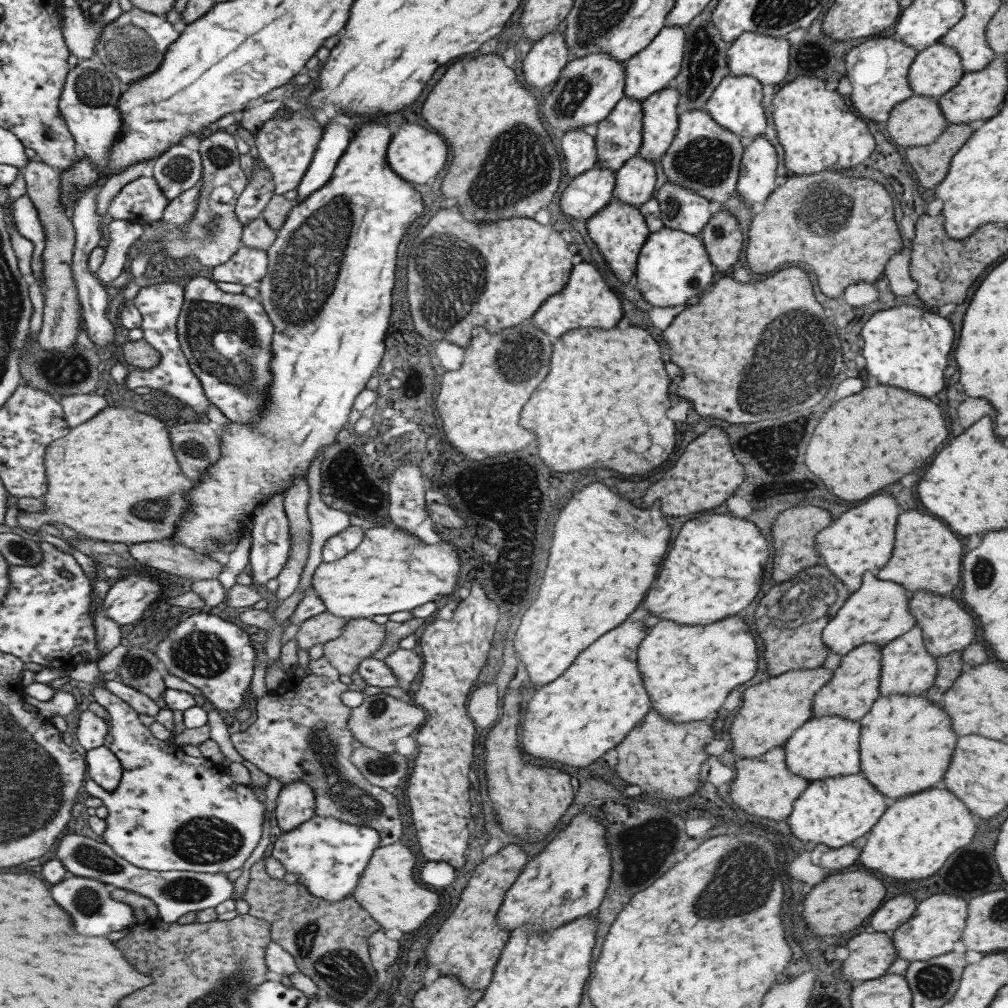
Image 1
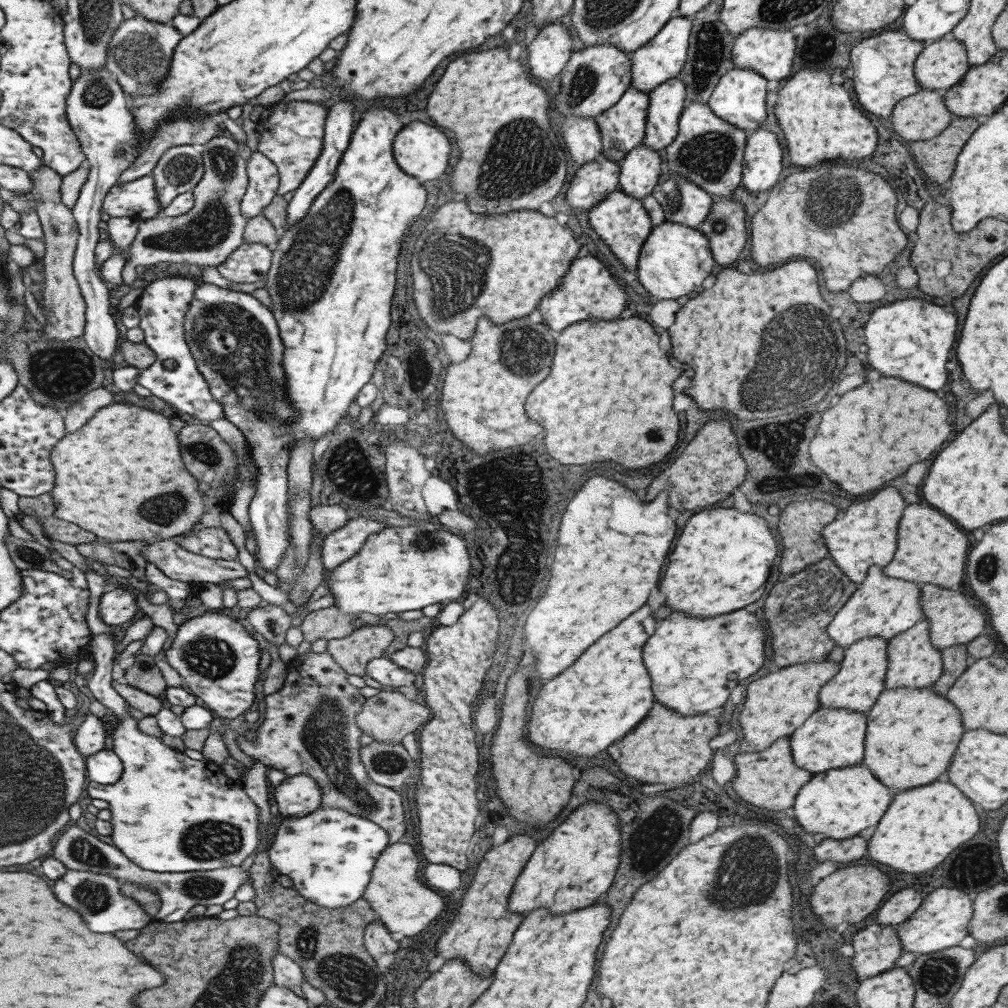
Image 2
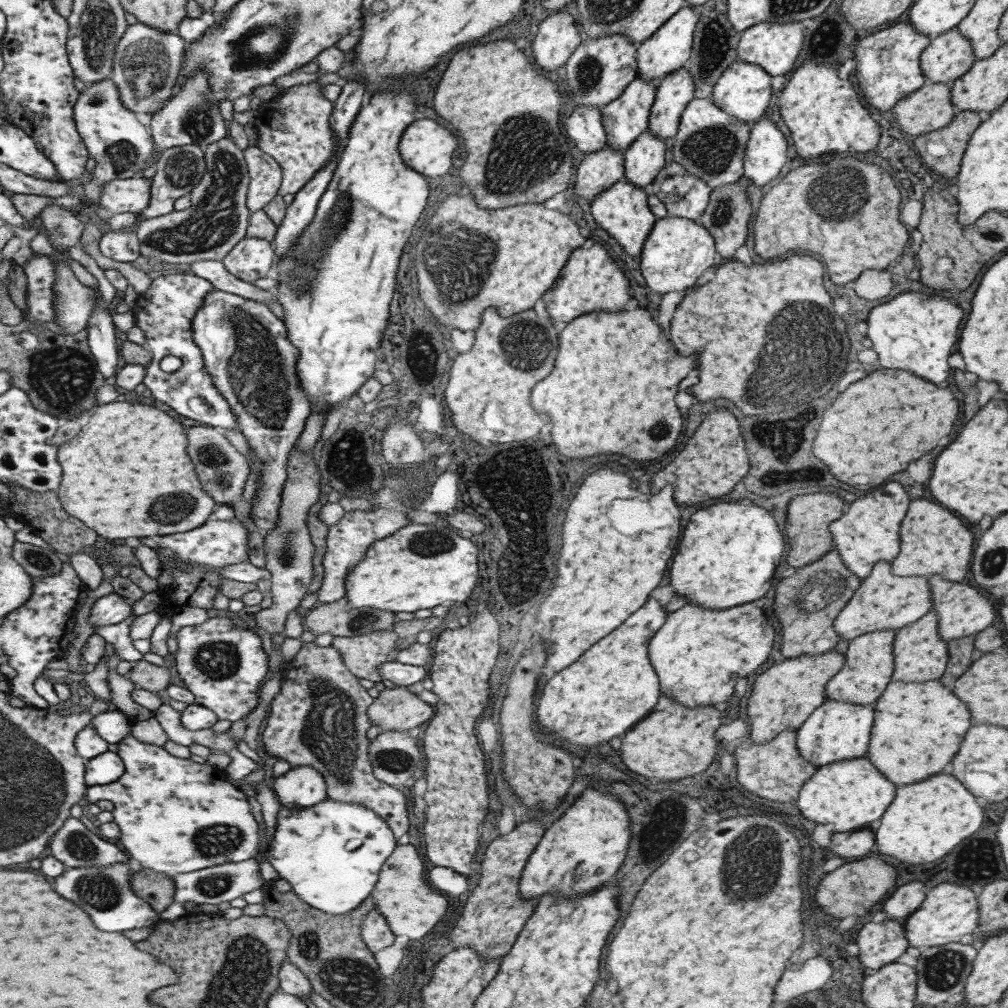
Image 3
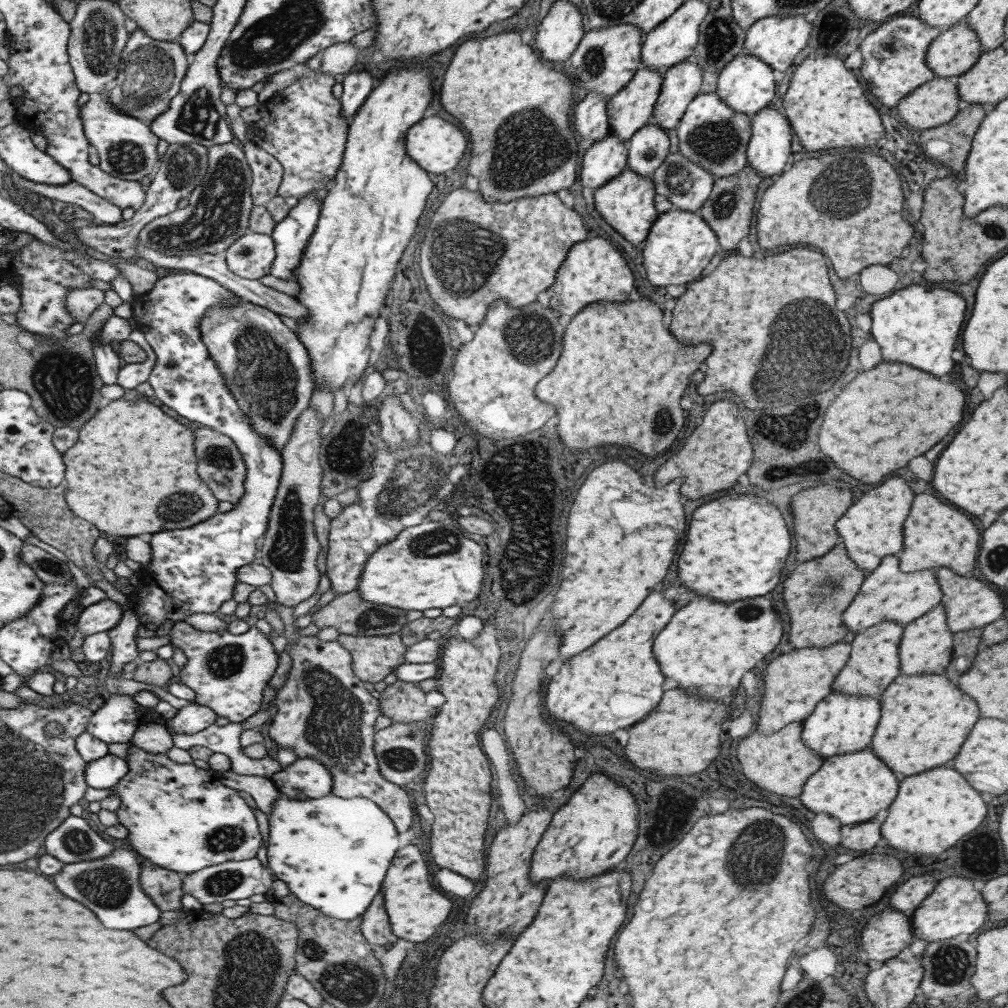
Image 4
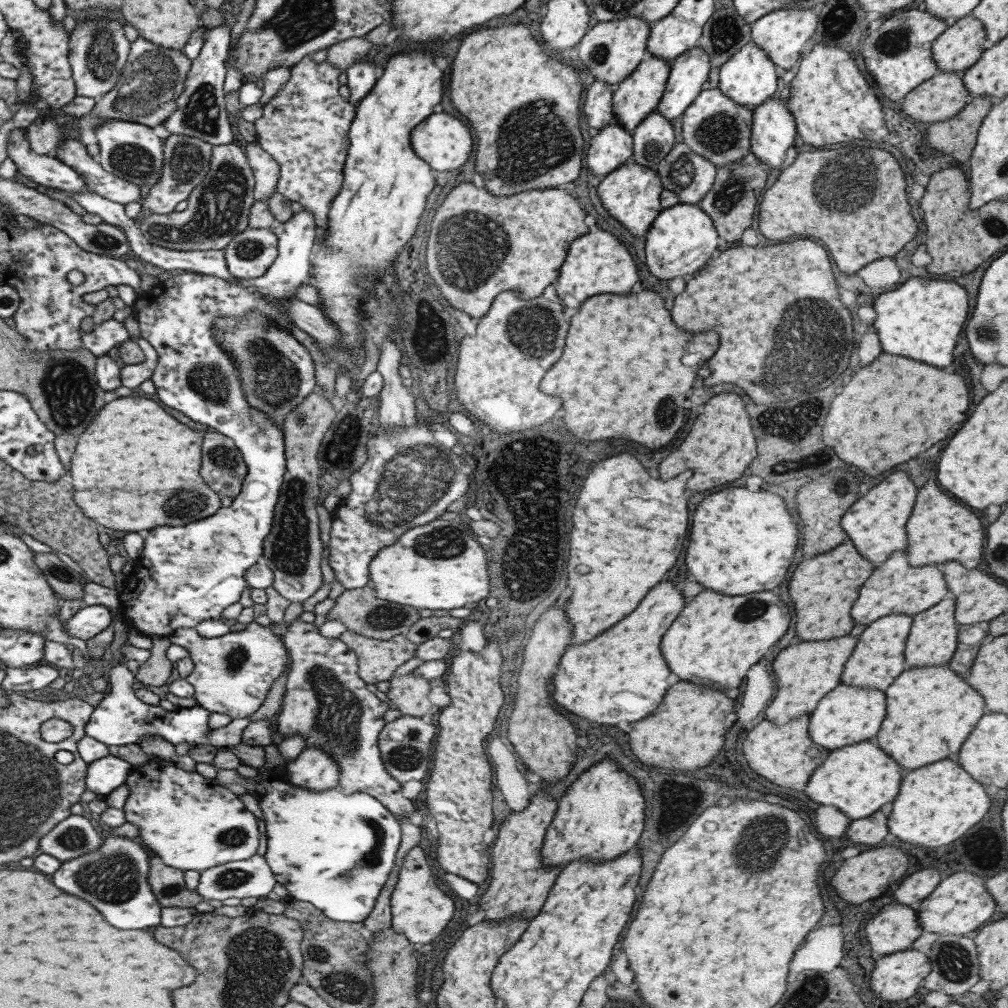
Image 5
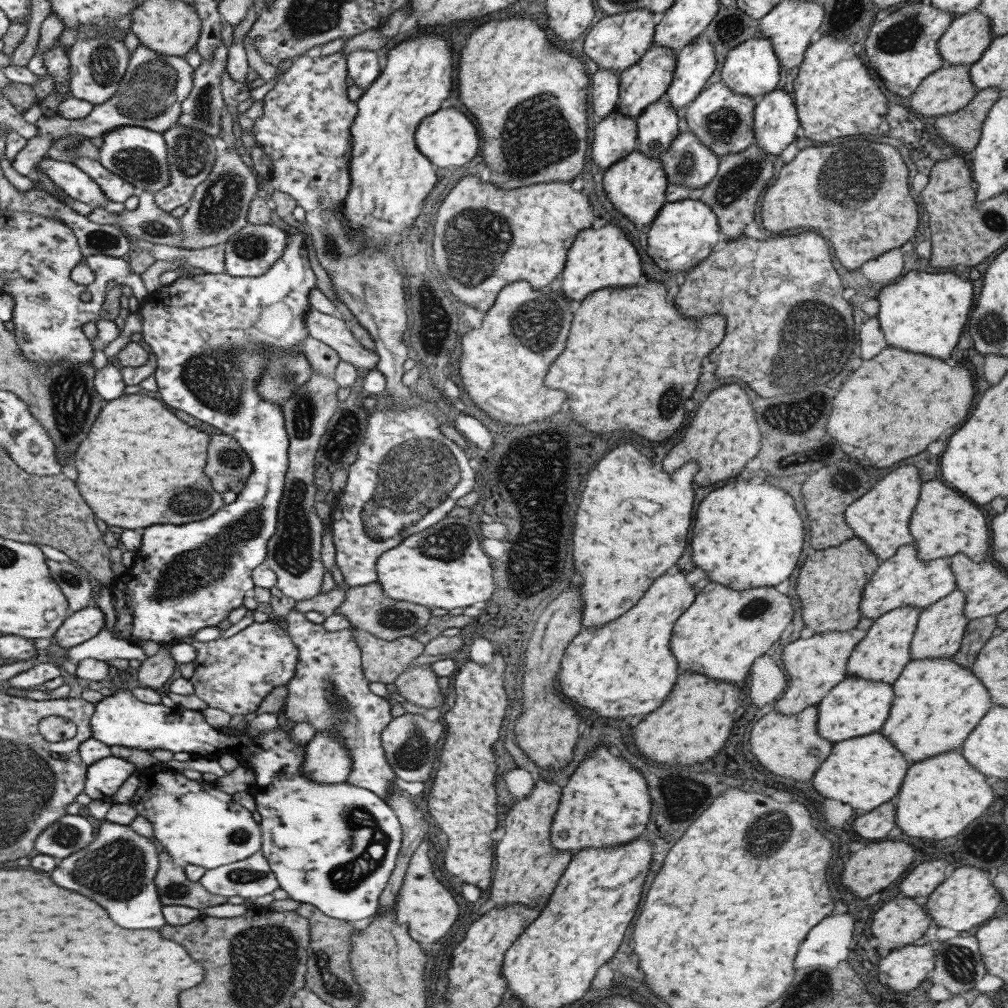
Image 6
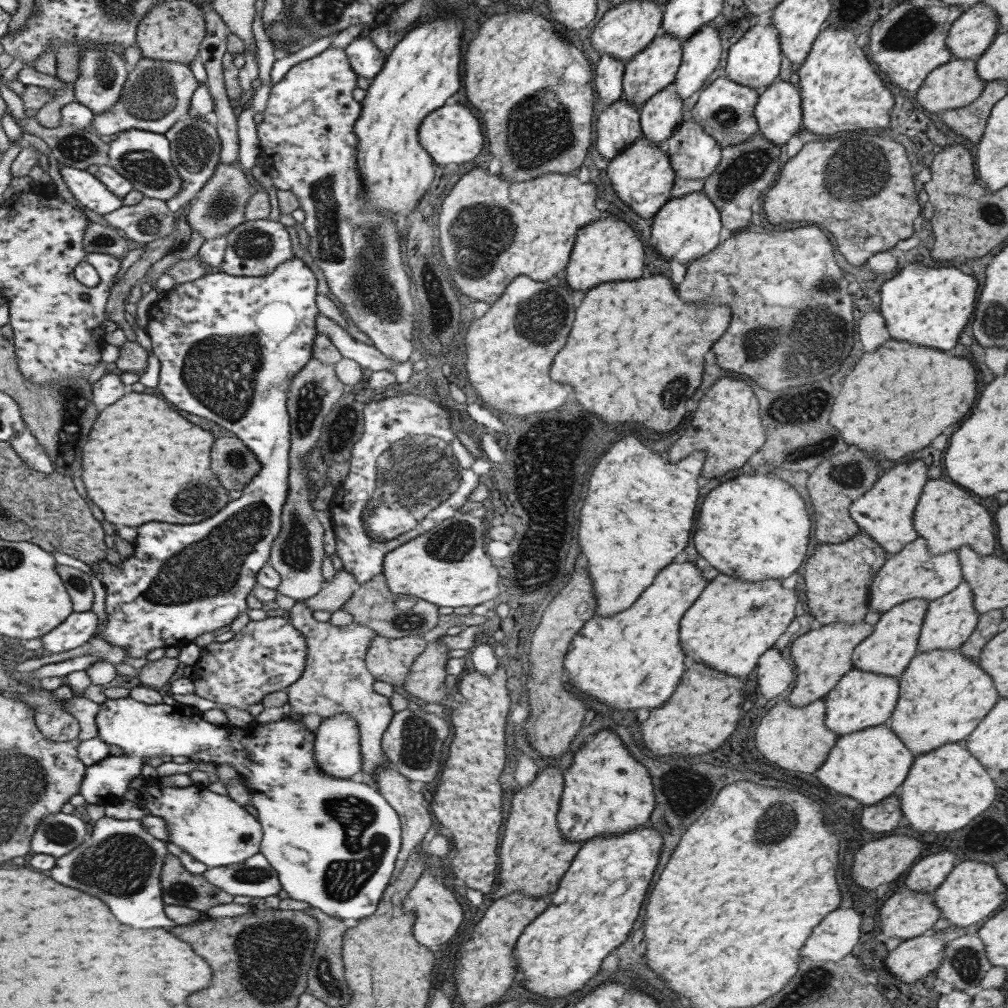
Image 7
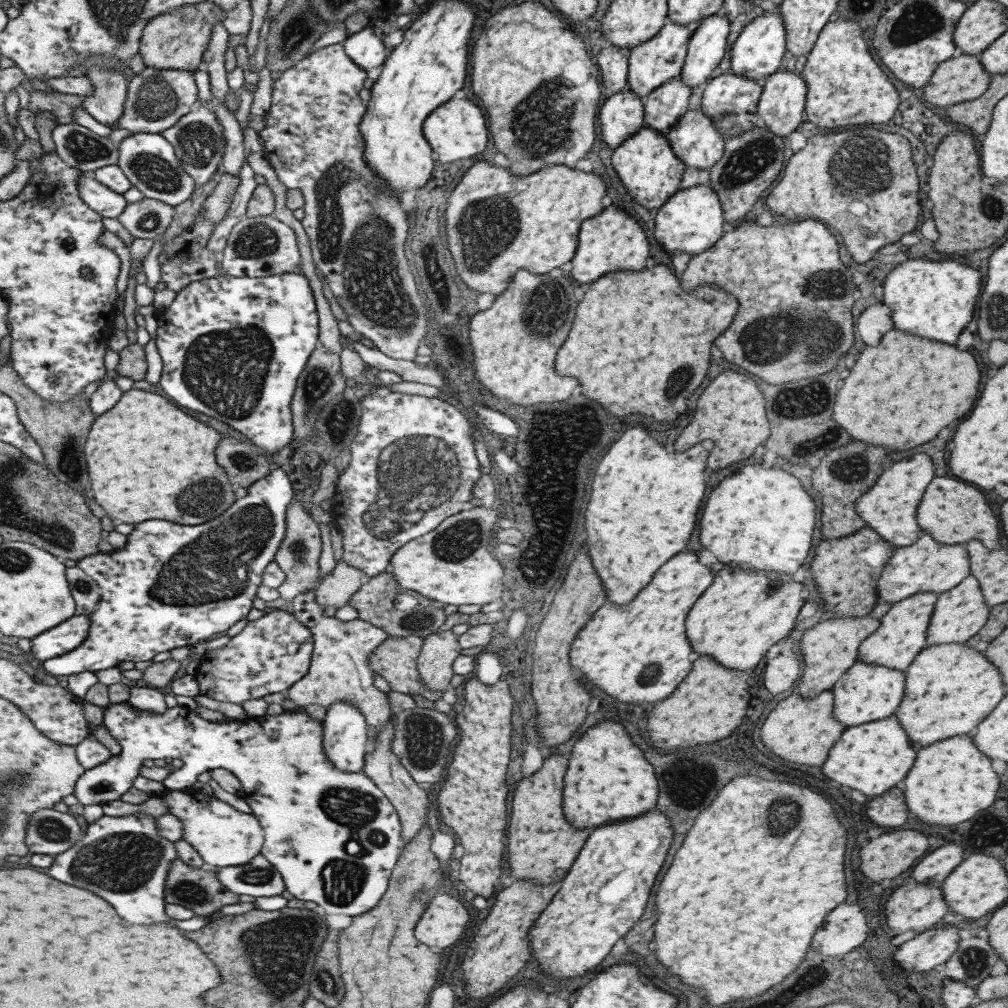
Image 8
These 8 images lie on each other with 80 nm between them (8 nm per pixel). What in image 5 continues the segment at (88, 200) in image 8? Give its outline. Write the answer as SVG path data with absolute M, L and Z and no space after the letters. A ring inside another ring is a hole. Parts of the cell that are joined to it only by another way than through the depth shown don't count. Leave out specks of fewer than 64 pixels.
M12 128L6 140L6 157L12 160L16 172L38 185L54 190L76 193L87 189L83 178L72 168L52 155L33 152L23 134L20 128Z

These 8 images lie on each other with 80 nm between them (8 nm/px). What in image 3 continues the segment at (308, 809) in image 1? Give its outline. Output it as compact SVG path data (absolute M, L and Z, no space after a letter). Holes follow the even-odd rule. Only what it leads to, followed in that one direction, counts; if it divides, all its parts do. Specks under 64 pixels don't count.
M296 766L275 776L273 789L280 806L285 808L313 806L326 798L324 780L310 766Z

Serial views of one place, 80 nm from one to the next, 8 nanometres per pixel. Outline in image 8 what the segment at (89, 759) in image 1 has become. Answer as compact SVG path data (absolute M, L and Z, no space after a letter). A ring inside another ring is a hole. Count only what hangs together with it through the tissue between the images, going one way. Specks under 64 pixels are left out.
M125 702L119 703L107 703L102 709L103 726L108 730L109 736L112 736L117 744L120 744L121 750L117 755L111 755L105 762L97 764L97 766L88 768L81 773L81 776L75 781L73 796L82 805L101 805L106 802L117 800L121 794L127 792L127 788L132 786L133 779L139 774L139 767L142 766L141 762L150 758L172 758L179 759L181 766L178 766L173 772L168 774L160 783L167 790L190 790L192 784L196 781L196 777L201 772L210 771L214 768L227 769L233 776L237 777L240 782L239 796L243 797L249 808L252 810L252 815L256 817L257 822L263 829L263 842L260 850L260 854L265 857L268 864L271 864L277 873L279 873L281 880L287 891L293 898L297 900L305 900L305 902L315 902L317 906L321 906L321 910L325 914L345 914L345 916L357 916L361 912L367 912L371 910L381 894L385 892L385 886L387 886L387 880L389 880L389 872L393 870L395 862L397 862L397 856L401 852L401 840L399 840L399 819L395 809L391 806L391 803L384 797L384 794L369 780L367 777L363 777L359 771L357 772L341 772L337 770L324 756L321 748L321 733L322 733L322 720L313 720L309 714L303 710L296 709L294 711L283 711L279 715L267 715L267 716L249 716L242 721L232 721L231 719L223 718L222 721L207 721L201 719L199 716L193 713L193 710L189 707L182 707L176 705L175 707L166 708L161 715L155 715L149 711L140 711ZM351 842L351 844L359 844L361 850L359 854L355 854L355 848L349 848L349 852L353 854L347 854L345 852L345 844Z

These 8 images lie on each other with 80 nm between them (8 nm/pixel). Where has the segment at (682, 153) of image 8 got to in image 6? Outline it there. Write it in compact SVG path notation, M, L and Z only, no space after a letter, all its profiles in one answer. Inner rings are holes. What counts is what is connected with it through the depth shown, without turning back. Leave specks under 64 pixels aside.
M686 131L677 135L659 156L668 185L684 186L696 197L715 177L718 157Z

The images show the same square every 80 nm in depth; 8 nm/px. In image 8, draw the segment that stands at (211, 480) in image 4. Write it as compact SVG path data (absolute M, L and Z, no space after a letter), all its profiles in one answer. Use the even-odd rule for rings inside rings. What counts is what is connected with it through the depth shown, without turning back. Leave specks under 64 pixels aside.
M224 437L219 439L219 444L215 448L215 462L226 471L227 480L233 487L246 488L254 480L265 476L271 469L277 467L274 463L263 457L258 449L249 444L244 444L235 438Z

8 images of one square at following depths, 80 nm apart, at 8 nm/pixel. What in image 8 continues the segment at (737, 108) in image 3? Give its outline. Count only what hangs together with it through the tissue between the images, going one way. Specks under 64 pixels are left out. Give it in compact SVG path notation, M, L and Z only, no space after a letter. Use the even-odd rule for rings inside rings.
M780 11L767 13L767 15L762 13L746 24L733 42L729 53L731 72L737 76L744 76L749 80L763 83L767 75L777 72L777 68L781 64L781 56L785 54L785 51L785 29Z

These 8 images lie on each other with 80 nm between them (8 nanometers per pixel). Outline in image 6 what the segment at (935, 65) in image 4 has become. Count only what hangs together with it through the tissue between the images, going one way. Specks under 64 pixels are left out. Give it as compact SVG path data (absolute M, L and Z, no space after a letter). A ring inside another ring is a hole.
M974 8L953 18L936 47L946 65L970 65L979 60L992 40L988 16Z

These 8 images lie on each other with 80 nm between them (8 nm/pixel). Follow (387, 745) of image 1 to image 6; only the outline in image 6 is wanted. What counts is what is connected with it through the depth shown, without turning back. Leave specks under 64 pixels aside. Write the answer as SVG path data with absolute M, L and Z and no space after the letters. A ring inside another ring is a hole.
M430 664L407 669L395 678L397 694L421 708L439 707L443 703L444 692L437 687L439 676L432 673Z

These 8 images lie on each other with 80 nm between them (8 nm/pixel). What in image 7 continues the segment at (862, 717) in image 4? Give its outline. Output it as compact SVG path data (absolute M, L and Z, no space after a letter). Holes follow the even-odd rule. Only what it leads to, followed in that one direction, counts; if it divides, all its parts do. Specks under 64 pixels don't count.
M849 669L825 696L824 725L837 737L883 724L891 716L899 694L898 677Z

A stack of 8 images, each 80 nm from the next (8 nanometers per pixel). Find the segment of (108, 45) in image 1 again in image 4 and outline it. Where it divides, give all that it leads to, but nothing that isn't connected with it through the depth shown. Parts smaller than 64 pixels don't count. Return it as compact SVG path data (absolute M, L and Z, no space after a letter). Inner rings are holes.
M137 27L128 35L121 50L117 76L108 87L107 96L110 105L119 112L133 118L145 118L150 122L169 107L169 101L176 95L181 79L187 70L190 57L177 42L163 42L145 36Z

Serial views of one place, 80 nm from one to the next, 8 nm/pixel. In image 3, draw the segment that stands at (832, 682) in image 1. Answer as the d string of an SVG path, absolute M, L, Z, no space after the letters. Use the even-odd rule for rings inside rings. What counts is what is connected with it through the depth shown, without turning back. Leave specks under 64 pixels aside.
M874 630L848 641L843 666L825 684L824 698L849 704L875 704L881 691L891 681L893 672L892 642L896 630Z

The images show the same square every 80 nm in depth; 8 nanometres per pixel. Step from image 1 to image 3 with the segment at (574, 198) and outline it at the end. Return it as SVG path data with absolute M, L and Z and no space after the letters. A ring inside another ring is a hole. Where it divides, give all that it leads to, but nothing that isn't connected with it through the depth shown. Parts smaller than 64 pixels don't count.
M608 145L585 154L575 170L573 194L592 201L598 194L623 178L623 153Z

